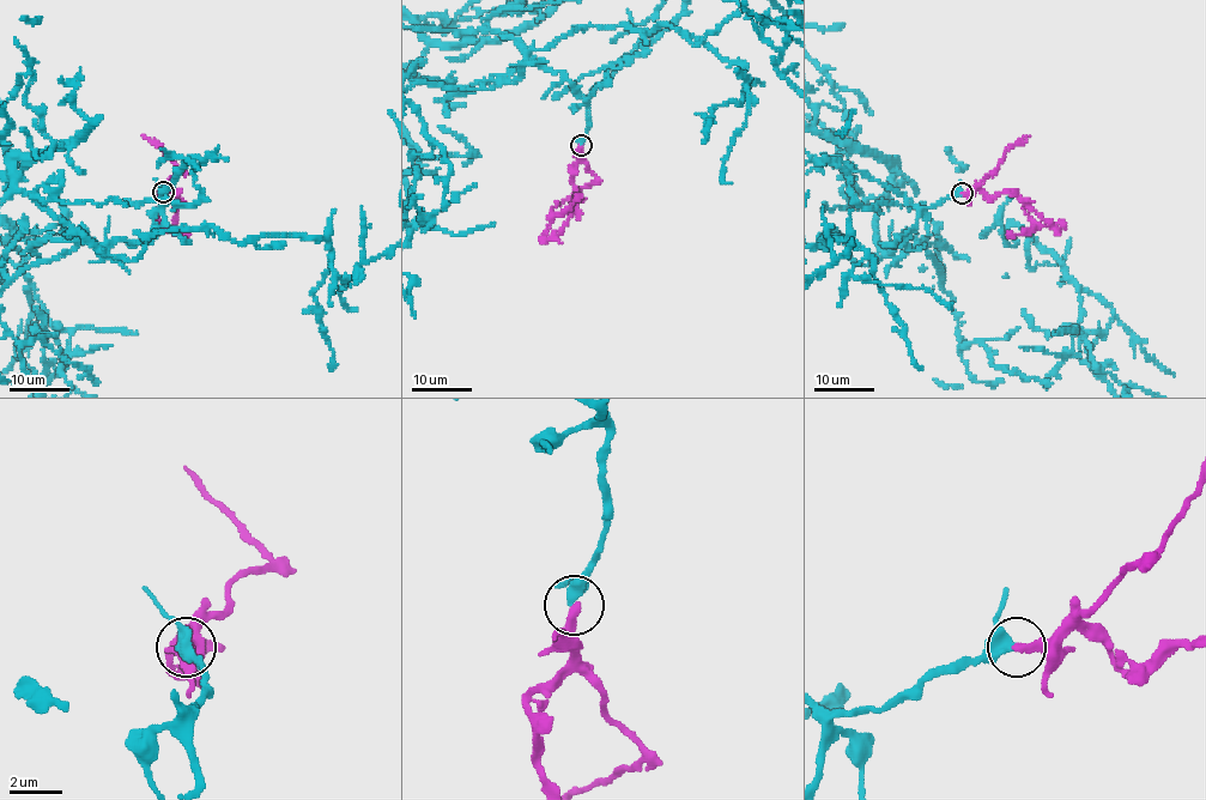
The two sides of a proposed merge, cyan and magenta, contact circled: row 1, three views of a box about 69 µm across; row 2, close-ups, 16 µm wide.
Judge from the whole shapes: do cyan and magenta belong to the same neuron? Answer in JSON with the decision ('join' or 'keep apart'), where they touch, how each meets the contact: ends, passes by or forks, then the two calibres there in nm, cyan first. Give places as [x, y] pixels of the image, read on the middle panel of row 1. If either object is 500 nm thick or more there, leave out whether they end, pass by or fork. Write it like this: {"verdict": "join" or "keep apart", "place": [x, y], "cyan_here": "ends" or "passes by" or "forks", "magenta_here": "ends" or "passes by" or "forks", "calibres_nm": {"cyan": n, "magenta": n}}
{"verdict": "join", "place": [581, 145], "cyan_here": "passes by", "magenta_here": "ends", "calibres_nm": {"cyan": 360, "magenta": 320}}

